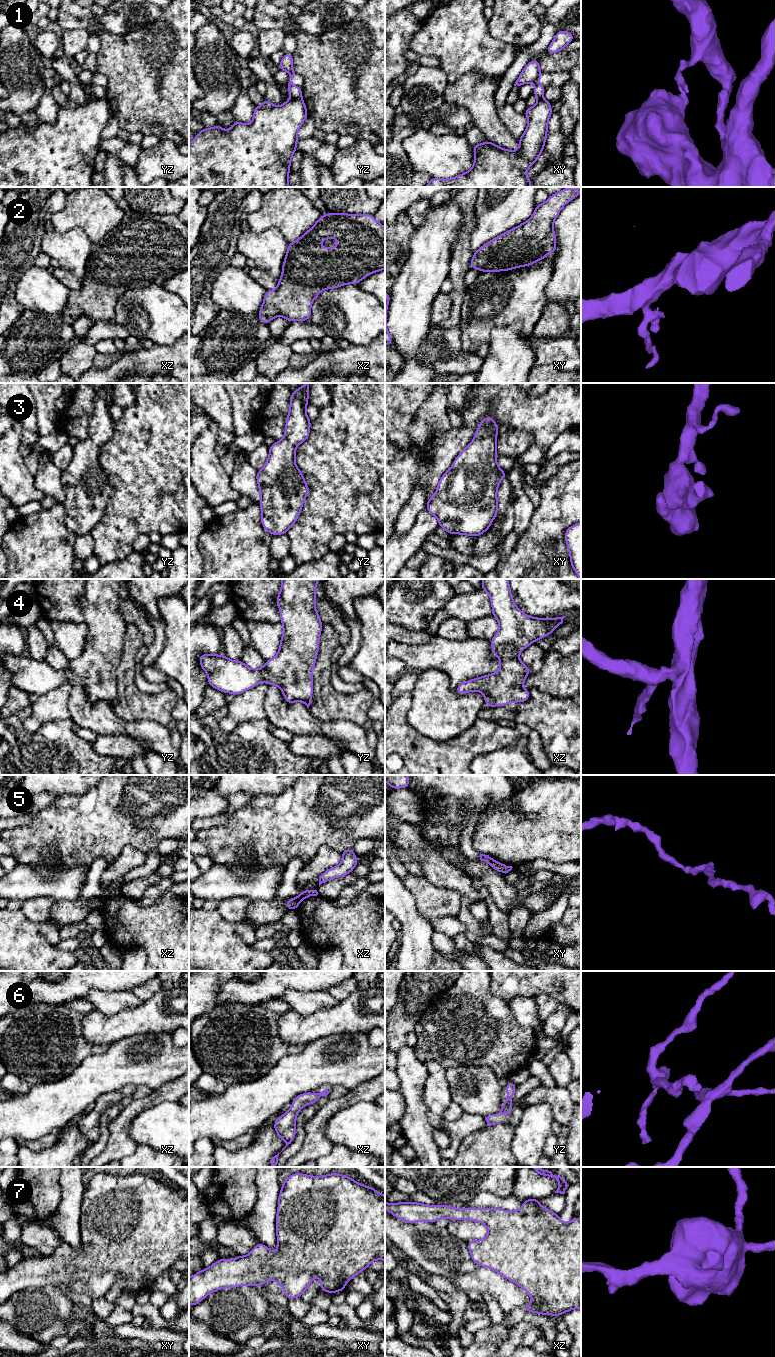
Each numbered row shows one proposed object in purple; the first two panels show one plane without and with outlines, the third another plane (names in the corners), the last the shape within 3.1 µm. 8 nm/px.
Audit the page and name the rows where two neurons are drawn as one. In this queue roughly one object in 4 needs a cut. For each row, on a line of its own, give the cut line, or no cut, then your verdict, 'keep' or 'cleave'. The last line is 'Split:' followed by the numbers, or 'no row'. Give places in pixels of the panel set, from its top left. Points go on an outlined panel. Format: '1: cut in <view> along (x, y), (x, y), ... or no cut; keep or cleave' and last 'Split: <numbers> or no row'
1: cut in yz along (292, 97), (301, 99); cleave
2: no cut; keep
3: no cut; keep
4: no cut; keep
5: cut in xz along (295, 898), (299, 902); cleave
6: no cut; keep
7: no cut; keep
Split: 1, 5

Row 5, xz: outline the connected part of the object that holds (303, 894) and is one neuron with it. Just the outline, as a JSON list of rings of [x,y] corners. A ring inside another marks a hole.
[[[302,890],[300,894],[296,897],[296,900],[300,903],[305,898],[317,895],[318,895],[317,890]]]

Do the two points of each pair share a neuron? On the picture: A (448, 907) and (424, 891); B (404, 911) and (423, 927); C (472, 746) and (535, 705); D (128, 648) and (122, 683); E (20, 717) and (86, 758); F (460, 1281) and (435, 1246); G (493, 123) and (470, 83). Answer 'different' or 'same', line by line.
A: same
B: same
C: different
D: same
E: same
F: different
G: same

